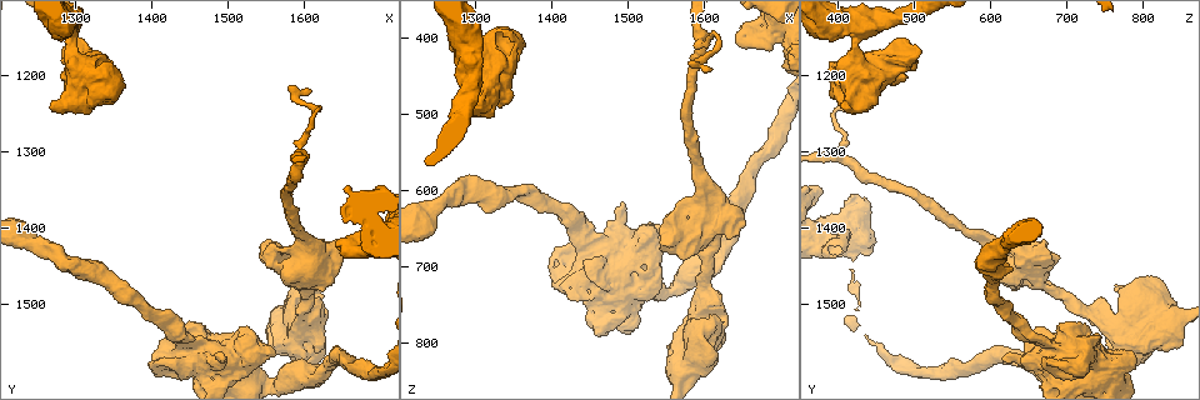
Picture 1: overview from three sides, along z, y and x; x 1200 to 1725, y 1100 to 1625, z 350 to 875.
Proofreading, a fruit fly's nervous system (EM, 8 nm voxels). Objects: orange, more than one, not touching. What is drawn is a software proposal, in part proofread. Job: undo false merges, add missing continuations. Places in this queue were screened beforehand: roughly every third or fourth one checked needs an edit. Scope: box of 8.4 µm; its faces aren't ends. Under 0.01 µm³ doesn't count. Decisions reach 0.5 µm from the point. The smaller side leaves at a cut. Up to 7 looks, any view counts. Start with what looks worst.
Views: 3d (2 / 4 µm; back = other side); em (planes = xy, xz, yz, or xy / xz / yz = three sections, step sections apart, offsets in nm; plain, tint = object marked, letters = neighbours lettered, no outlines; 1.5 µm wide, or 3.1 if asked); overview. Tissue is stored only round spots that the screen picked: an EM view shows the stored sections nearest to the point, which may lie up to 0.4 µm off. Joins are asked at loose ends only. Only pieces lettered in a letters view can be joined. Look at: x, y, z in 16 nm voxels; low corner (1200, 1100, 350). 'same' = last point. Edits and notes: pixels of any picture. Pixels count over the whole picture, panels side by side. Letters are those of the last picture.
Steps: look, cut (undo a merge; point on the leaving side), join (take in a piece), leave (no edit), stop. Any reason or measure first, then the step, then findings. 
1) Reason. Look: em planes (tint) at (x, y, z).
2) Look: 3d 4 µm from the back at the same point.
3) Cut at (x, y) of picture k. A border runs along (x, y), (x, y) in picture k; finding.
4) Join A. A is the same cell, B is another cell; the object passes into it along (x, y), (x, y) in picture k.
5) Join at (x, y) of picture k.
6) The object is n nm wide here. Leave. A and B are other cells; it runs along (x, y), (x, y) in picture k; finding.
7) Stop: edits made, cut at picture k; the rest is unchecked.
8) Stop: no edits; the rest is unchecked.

Stops while still wide. Look: 3d 4 µm at (1510, 1530, 665).

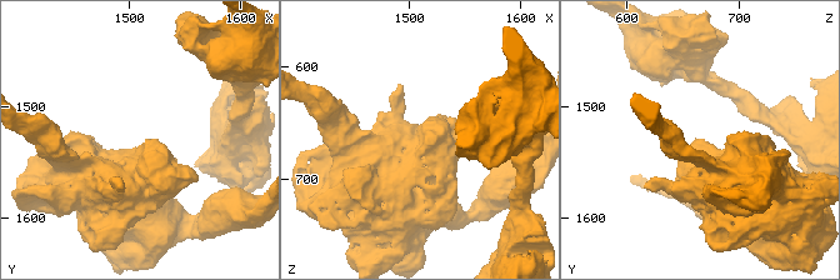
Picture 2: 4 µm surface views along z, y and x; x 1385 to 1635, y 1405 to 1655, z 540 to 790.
Look: em planes (tint) at (1514, 1530, 668).

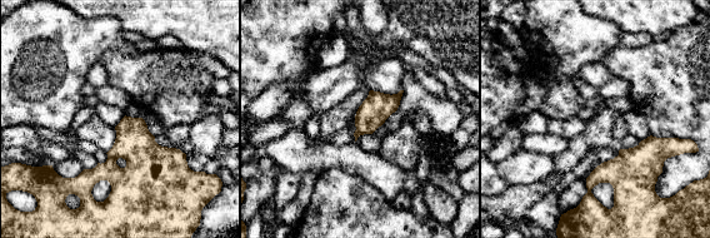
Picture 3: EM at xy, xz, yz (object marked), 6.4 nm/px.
See the neighbours. Look: em planes (letters) at the same point.

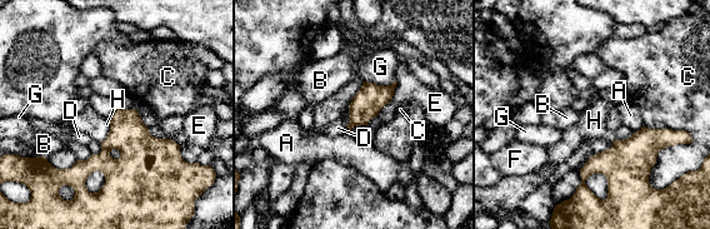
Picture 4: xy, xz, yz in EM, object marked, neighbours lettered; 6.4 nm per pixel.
The longest contact is with G, 200 nm. Leave. A, B, C, D, E, F, G and H are other cells; a border runs along (364, 81), (348, 108) in picture 4; none of them fits.

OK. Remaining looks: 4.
Stops while still wide. Look: em xz step 4 (letters) at (1340, 1185, 390).

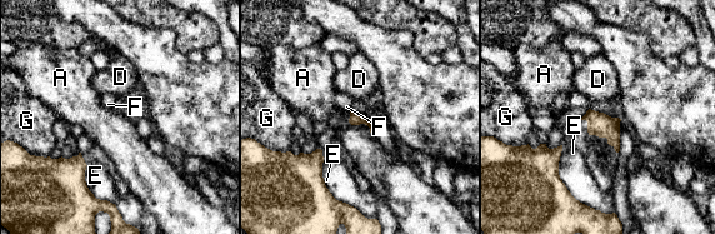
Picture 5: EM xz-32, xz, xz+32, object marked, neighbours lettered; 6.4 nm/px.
Look: em yz step 4 (letters) at the same point.

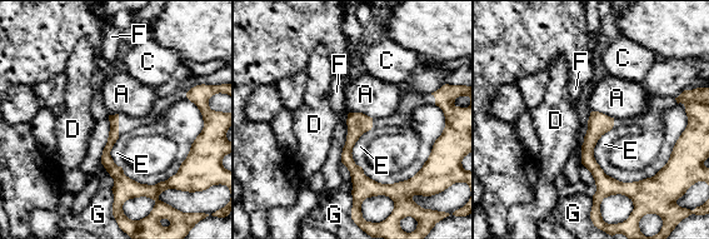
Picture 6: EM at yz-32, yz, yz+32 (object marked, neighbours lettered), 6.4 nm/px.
Leave. A, C, D, E, F and G are other cells; a border runs along (349, 111), (362, 111), (373, 118) in picture 6; no lettered piece goes on from it.

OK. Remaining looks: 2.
Branch stops here. Look: em planes (letters) at (1430, 1545, 740).

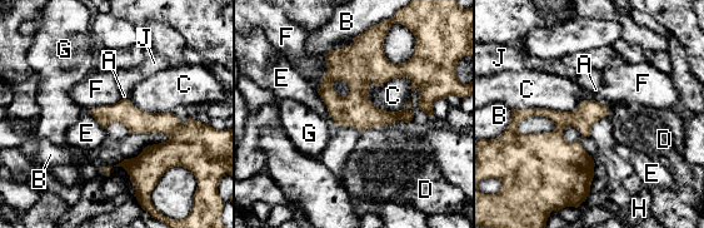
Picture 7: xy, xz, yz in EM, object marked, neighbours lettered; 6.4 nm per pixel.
Leave. A, B, C, D, E, F, G, H and J are other cells; it runs along (94, 112), (189, 123) in picture 7; none of them fits.

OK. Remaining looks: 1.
Stop: no edits; the rest is unchecked.

